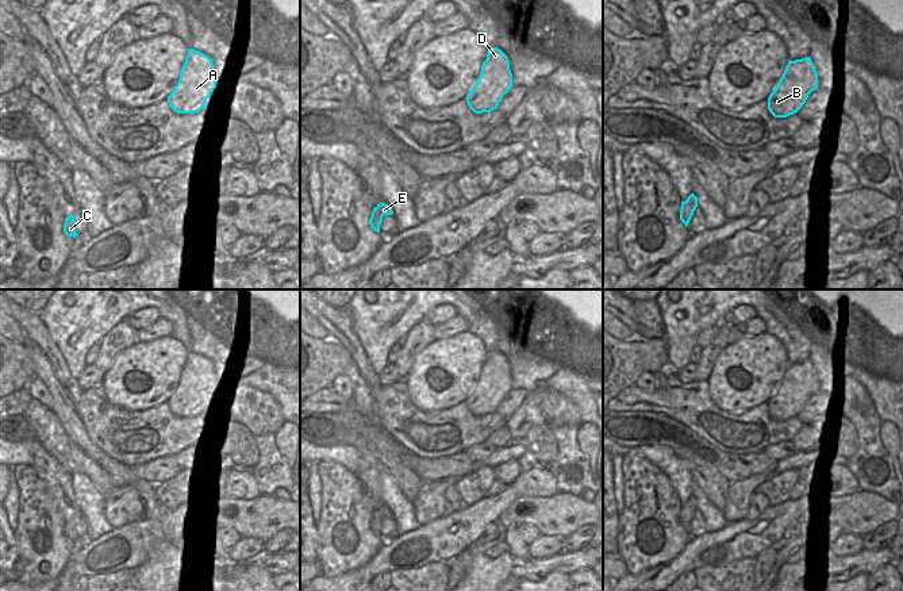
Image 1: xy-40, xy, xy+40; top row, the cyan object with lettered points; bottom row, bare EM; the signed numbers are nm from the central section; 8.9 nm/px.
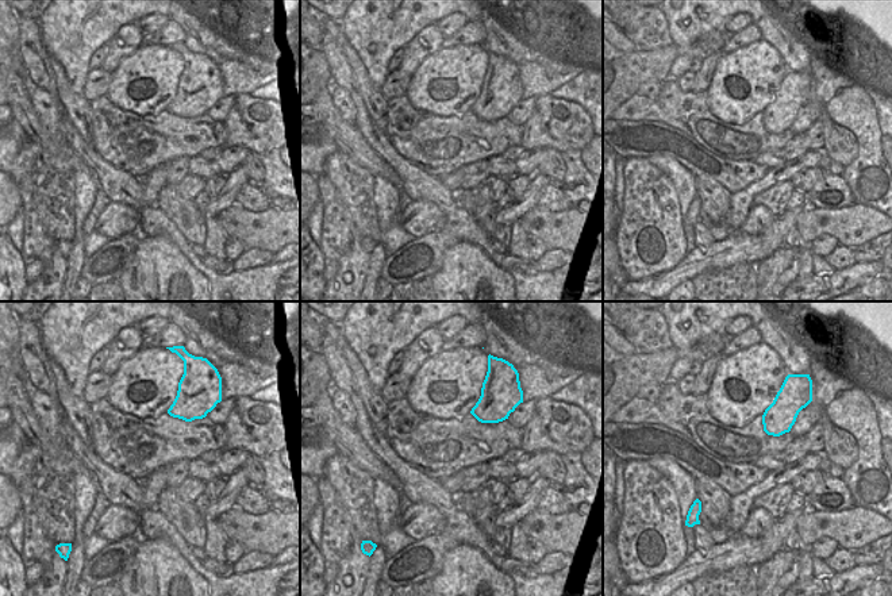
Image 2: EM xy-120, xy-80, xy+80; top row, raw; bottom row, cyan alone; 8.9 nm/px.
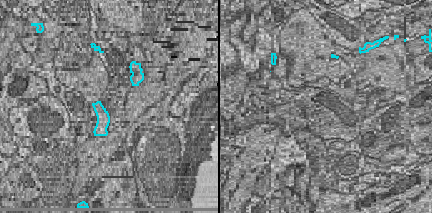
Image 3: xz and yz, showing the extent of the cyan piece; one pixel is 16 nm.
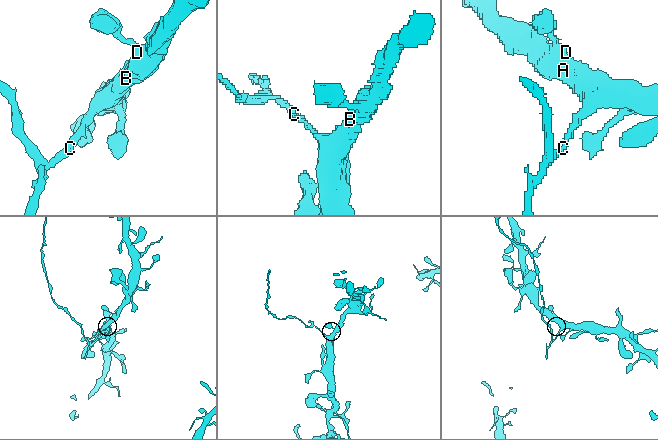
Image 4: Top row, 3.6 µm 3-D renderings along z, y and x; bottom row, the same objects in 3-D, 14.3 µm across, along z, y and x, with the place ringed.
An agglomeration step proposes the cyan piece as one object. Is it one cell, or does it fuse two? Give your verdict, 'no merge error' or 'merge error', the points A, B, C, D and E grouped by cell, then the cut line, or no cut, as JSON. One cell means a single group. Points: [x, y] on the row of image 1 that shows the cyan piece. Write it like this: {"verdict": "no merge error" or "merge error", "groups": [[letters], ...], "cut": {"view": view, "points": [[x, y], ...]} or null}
{"verdict": "merge error", "groups": [["A", "B", "D"], ["C", "E"]], "cut": {"view": "xy+40", "points": [[681, 203], [688, 203], [694, 210]]}}

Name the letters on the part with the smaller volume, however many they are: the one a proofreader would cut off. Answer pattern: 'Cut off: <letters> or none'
Cut off: C, E

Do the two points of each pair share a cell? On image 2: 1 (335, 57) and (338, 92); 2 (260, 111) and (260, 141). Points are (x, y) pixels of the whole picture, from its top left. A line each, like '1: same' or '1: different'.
1: different
2: same

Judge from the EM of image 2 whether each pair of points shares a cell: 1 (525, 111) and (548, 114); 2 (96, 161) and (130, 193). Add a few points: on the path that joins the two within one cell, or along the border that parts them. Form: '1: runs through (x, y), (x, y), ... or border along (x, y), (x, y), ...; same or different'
1: border along (537, 97), (530, 116), (522, 126); different
2: runs through (104, 169), (122, 187); same

